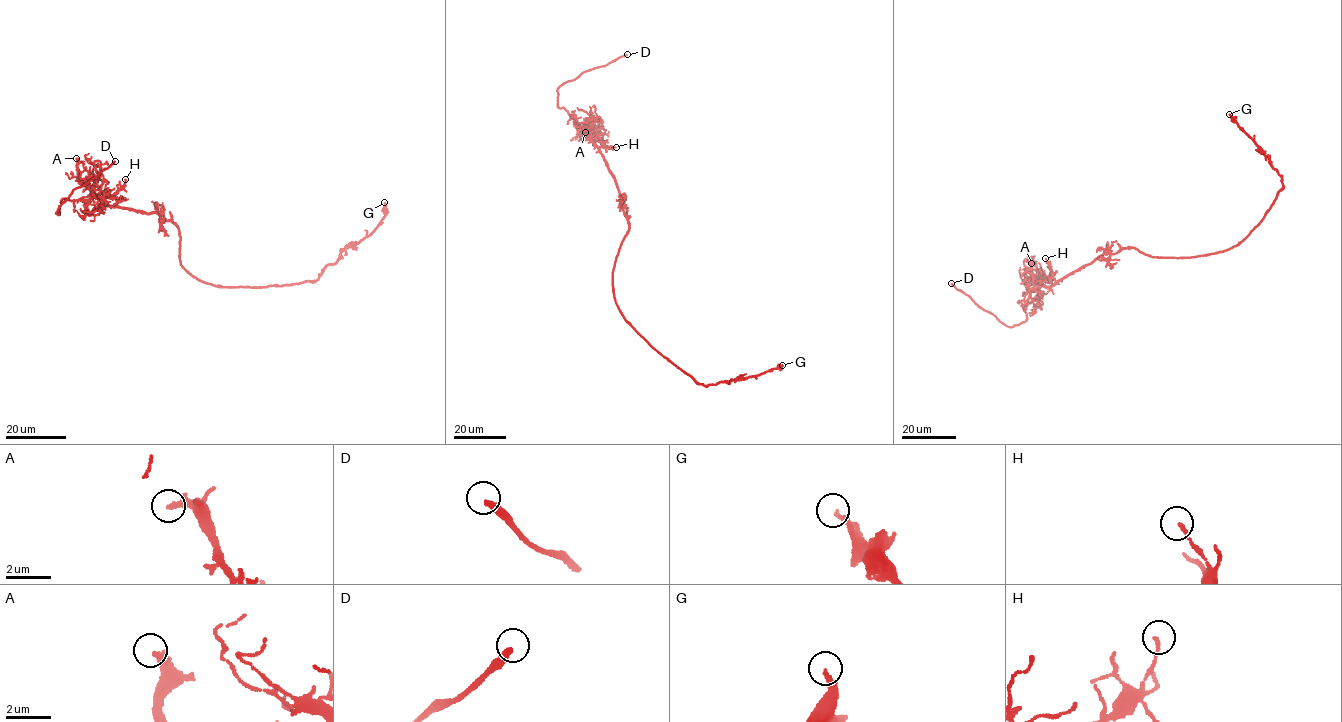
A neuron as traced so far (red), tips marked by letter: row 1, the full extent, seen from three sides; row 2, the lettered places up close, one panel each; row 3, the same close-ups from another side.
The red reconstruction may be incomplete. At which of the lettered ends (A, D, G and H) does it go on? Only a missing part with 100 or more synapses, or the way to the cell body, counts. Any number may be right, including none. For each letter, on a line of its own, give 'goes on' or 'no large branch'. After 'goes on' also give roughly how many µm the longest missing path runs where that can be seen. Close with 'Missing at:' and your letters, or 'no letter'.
A: no large branch
D: goes on | 20 µm
G: no large branch
H: no large branch
Missing at: D

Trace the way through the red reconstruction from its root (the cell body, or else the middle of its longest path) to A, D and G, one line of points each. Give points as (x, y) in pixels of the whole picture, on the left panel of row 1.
A: (179, 247), (178, 231), (171, 220), (162, 219), (155, 211), (148, 214), (104, 203), (79, 177), (76, 158)
D: (179, 247), (177, 227), (155, 211), (111, 205), (93, 196), (64, 197), (55, 213), (75, 188), (115, 161)
G: (179, 247), (187, 272), (217, 287), (313, 281), (344, 248), (375, 231), (385, 215), (384, 202)

